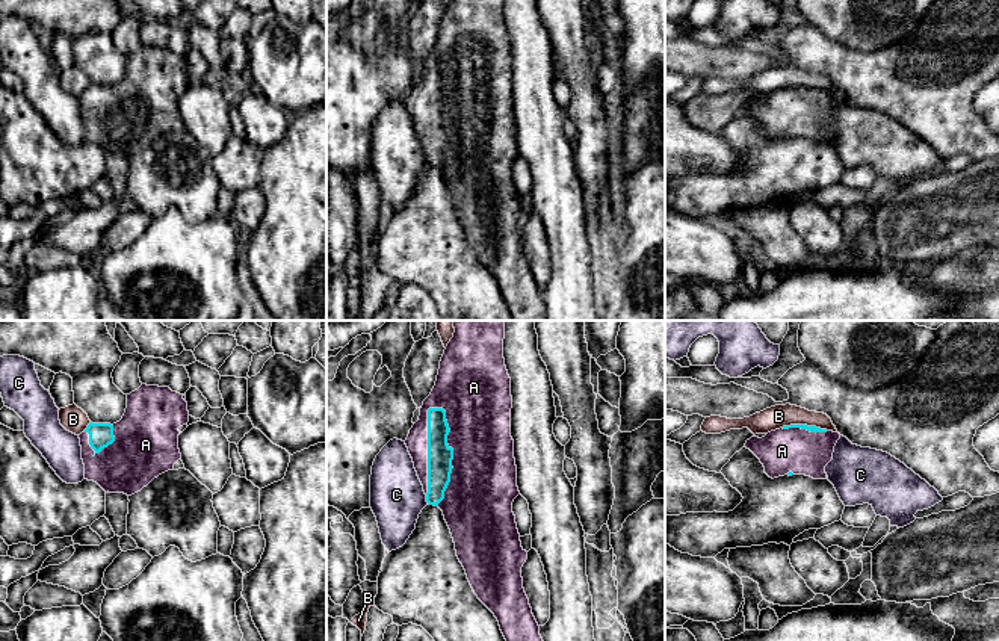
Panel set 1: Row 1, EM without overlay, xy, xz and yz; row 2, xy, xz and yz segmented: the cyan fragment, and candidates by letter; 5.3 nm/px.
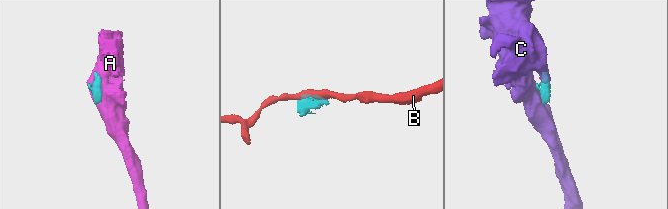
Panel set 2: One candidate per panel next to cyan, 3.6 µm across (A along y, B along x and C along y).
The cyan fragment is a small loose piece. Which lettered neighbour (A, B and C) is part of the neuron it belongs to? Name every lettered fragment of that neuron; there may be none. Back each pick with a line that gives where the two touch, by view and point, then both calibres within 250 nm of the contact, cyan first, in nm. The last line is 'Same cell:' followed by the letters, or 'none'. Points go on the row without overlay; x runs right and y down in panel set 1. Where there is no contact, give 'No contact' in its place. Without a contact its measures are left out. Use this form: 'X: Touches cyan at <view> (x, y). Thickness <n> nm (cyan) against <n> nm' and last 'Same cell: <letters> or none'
A: Touches cyan at xz (452, 112). Thickness 140 nm (cyan) against 360 nm
Same cell: A

